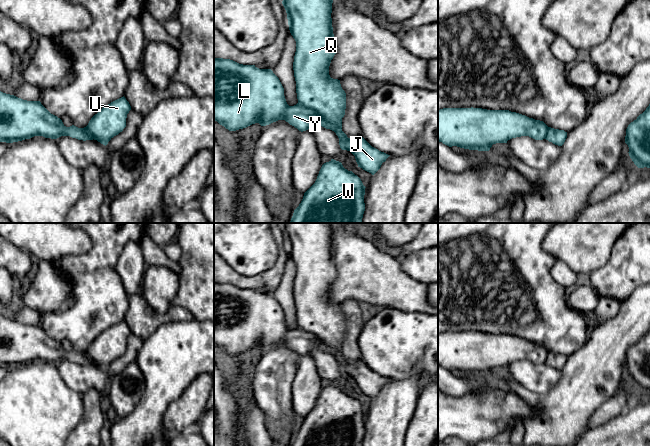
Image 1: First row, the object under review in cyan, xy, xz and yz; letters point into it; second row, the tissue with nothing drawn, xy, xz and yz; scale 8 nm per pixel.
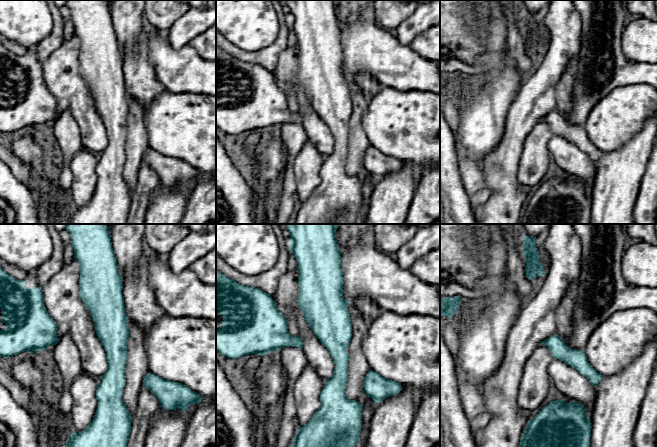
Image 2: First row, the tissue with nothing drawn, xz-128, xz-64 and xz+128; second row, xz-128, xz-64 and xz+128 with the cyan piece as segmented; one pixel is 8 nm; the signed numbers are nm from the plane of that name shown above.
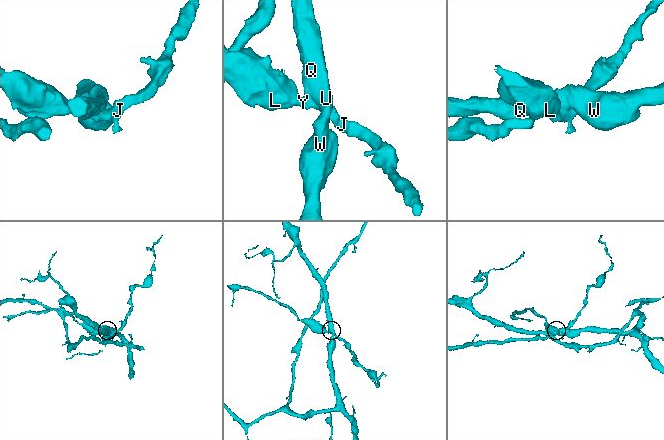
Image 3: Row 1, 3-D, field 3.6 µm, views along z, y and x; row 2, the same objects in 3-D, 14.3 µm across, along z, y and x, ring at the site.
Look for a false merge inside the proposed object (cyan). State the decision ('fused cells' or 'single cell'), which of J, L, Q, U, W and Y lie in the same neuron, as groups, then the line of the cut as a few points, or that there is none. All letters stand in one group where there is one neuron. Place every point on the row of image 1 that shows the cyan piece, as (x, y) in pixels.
fused cells; J L Y / Q U W; cut in xz along (298, 102), (313, 109), (336, 130), (341, 130)

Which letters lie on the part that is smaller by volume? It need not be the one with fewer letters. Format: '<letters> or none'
J, L, Y

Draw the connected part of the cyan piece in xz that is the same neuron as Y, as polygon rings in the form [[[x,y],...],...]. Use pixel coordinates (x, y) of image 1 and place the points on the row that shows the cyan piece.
[[[214,58],[214,121],[229,131],[236,131],[255,123],[266,126],[278,120],[285,120],[301,132],[308,130],[313,124],[334,131],[343,140],[346,150],[355,156],[358,167],[372,175],[390,156],[372,147],[363,137],[351,139],[342,130],[336,131],[332,124],[310,108],[299,103],[289,106],[284,96],[284,88],[271,69],[259,69],[255,65]]]

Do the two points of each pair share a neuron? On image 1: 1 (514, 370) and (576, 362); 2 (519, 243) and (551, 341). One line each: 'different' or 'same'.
1: different
2: same

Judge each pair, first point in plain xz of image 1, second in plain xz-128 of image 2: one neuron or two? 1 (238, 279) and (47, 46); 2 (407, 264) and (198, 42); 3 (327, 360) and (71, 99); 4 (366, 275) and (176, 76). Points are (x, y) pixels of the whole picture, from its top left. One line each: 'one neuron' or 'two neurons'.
1: one neuron
2: one neuron
3: one neuron
4: one neuron

